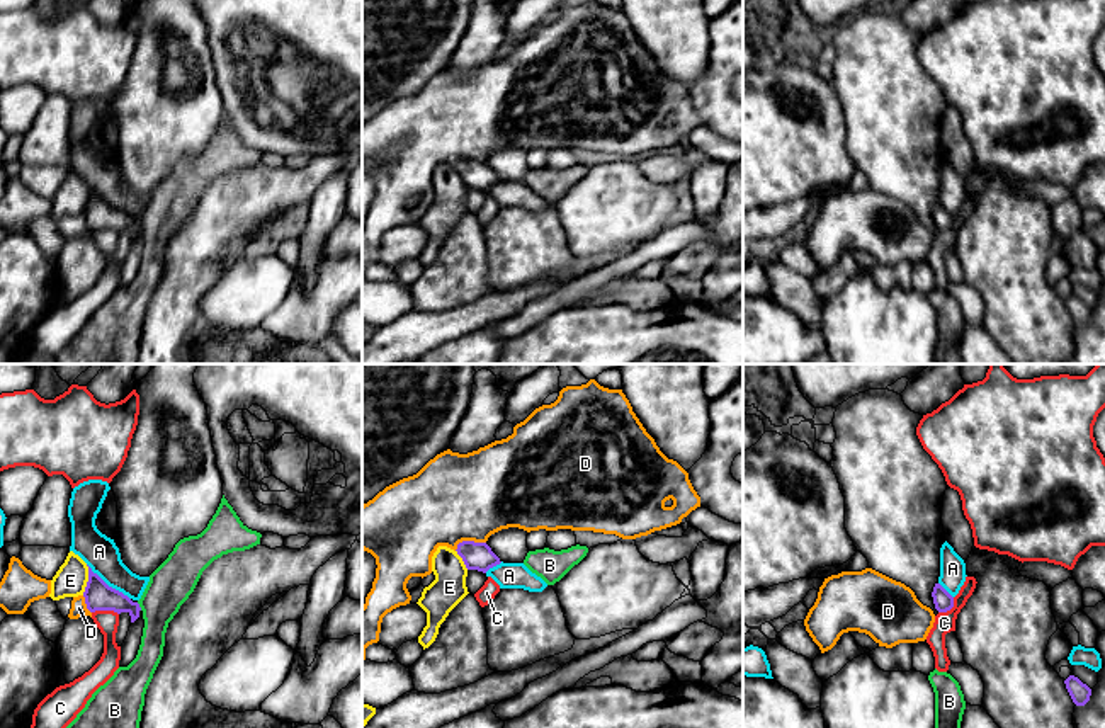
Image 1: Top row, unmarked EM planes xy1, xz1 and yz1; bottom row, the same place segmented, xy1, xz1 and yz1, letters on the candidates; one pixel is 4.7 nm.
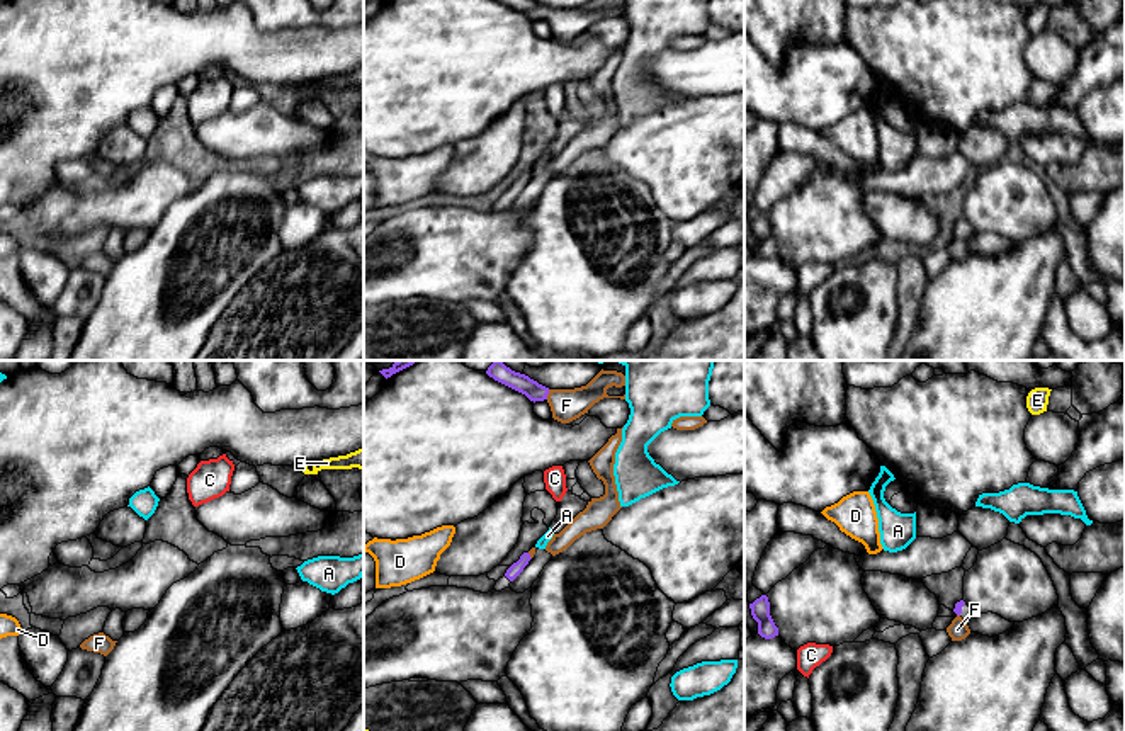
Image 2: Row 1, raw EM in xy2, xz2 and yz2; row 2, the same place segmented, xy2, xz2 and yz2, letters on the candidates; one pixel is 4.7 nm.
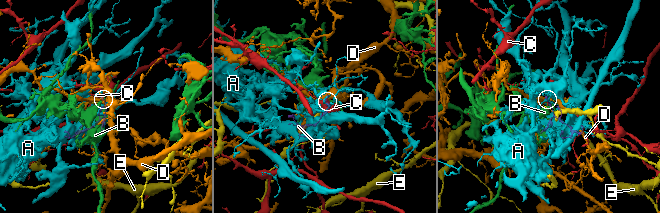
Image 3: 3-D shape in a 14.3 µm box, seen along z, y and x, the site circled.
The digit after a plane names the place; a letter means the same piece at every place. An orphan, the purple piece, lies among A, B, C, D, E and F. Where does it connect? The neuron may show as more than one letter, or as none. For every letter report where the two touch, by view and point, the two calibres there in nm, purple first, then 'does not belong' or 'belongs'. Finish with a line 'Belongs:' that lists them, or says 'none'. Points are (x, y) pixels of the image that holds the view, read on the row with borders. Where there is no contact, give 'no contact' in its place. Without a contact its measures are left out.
A: xy1 (106, 584) | 140/160 nm | does not belong
B: xy1 (138, 606) | 140/200 nm | does not belong
C: xy1 (106, 609) | 140/110 nm | does not belong
D: xz1 (468, 541) | 130/420 nm | does not belong
E: xy1 (89, 580) | 140/160 nm | does not belong
F: xz2 (548, 393) | 90/160 nm | does not belong
Belongs: none

